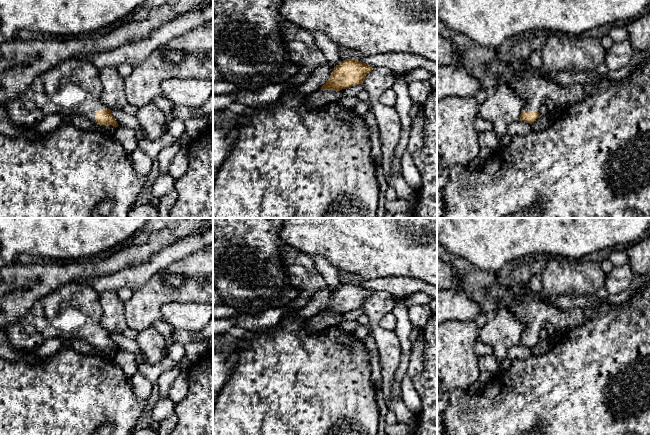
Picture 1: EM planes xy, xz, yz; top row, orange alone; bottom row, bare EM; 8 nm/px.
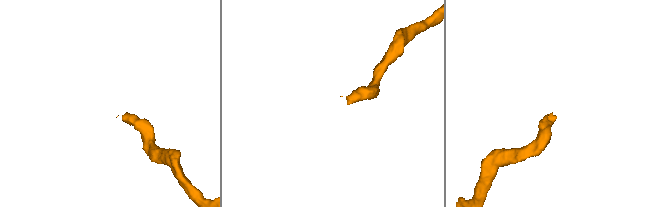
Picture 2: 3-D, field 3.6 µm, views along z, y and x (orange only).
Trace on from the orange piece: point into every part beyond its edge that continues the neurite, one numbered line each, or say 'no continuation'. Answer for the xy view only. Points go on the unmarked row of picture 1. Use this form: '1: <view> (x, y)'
1: xy (72, 311)

